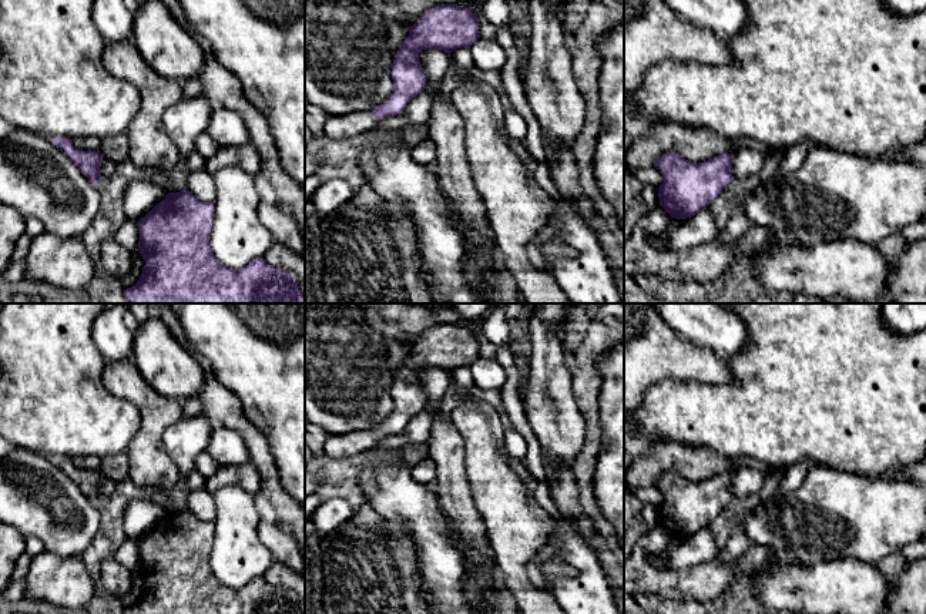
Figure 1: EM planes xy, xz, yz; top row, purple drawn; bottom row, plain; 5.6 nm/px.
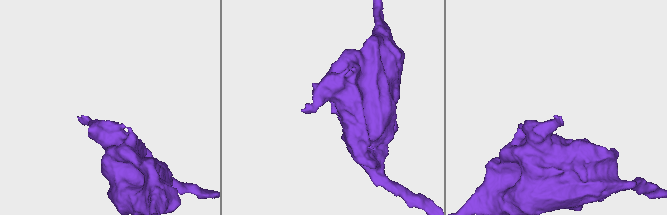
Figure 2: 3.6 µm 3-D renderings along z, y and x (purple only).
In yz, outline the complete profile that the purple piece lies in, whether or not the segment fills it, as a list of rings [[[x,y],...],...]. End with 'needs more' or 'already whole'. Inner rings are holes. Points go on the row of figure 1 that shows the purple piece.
[[[667,152],[654,162],[662,174],[658,198],[671,218],[687,219],[714,202],[734,179],[731,154],[719,154],[704,162],[691,162]]]; already whole

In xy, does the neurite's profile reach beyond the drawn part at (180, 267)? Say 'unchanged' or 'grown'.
unchanged

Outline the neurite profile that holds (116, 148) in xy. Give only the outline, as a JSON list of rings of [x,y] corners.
[[[115,134],[101,138],[100,154],[115,164],[120,164],[121,161],[128,158],[130,142],[127,134]]]

